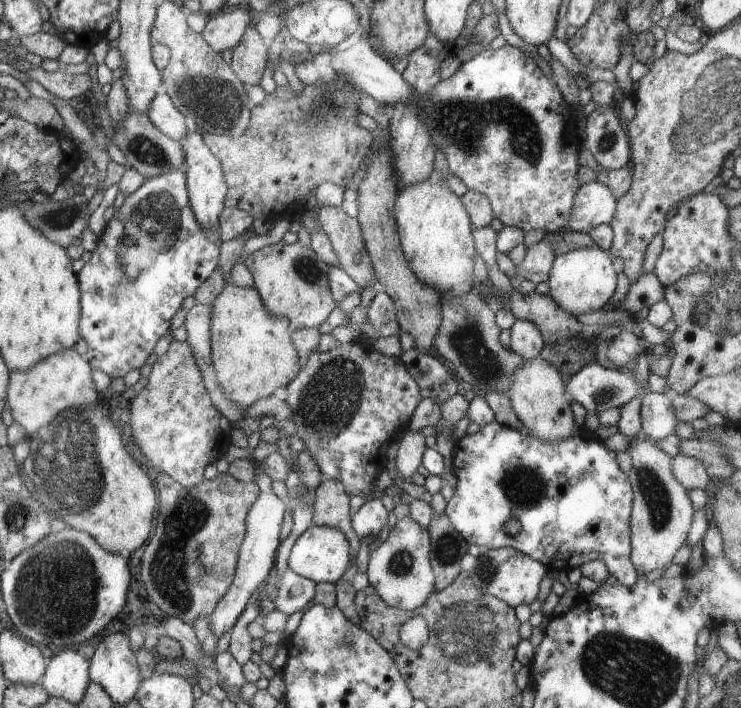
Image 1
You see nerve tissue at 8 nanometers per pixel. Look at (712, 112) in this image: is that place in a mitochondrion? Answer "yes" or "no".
yes

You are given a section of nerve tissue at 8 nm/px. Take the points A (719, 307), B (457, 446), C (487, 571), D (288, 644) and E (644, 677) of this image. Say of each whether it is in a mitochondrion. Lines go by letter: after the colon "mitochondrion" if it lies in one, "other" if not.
A: mitochondrion
B: other
C: mitochondrion
D: other
E: mitochondrion

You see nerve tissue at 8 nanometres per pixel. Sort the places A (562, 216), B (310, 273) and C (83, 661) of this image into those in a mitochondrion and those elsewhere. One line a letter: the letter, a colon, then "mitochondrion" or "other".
A: other
B: mitochondrion
C: other

